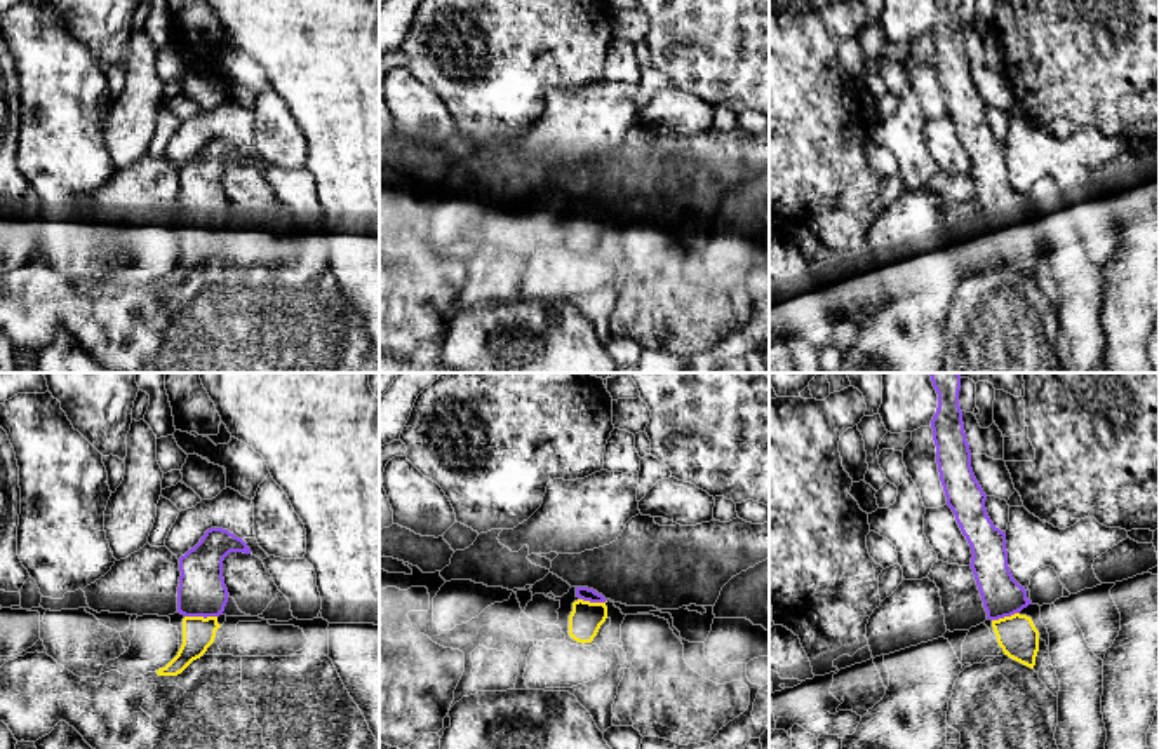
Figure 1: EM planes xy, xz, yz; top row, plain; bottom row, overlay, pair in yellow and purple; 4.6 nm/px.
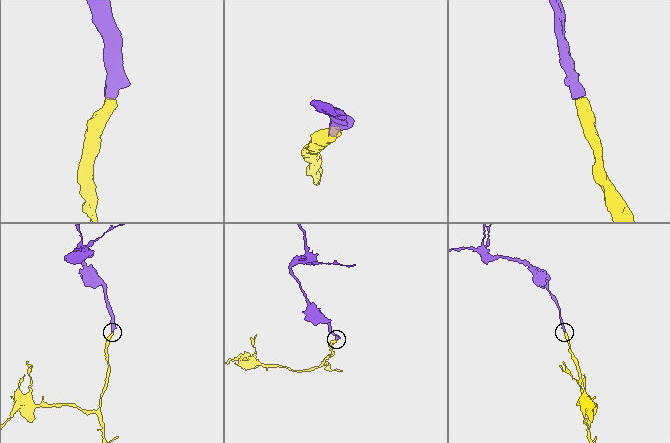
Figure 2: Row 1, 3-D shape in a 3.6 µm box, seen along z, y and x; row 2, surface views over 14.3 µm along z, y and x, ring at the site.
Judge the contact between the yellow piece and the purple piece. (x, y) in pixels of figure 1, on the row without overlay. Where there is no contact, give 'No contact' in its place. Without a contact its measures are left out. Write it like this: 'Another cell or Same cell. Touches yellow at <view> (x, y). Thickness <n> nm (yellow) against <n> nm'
Same cell. Touches yellow at xy (200, 227). Thickness 150 nm (yellow) against 220 nm

